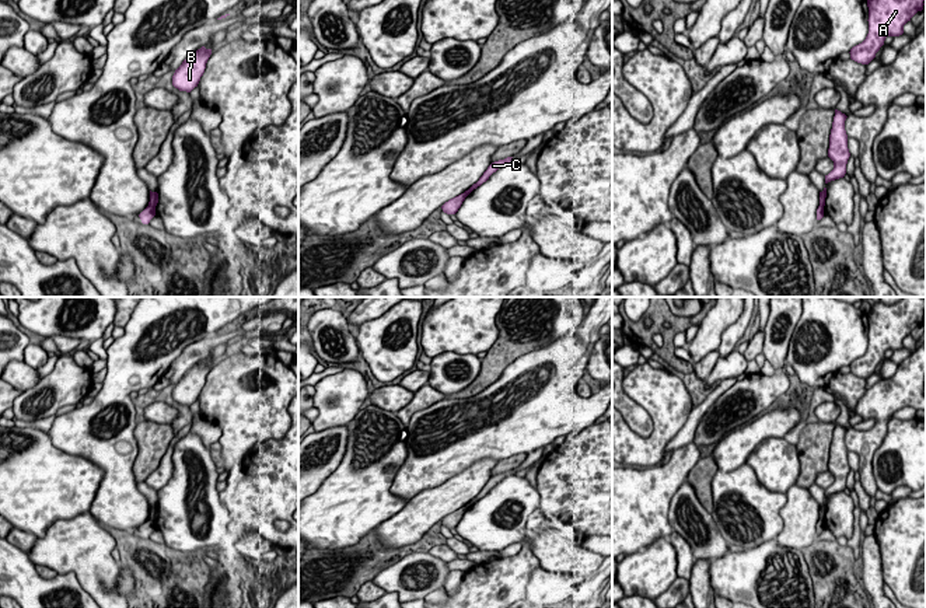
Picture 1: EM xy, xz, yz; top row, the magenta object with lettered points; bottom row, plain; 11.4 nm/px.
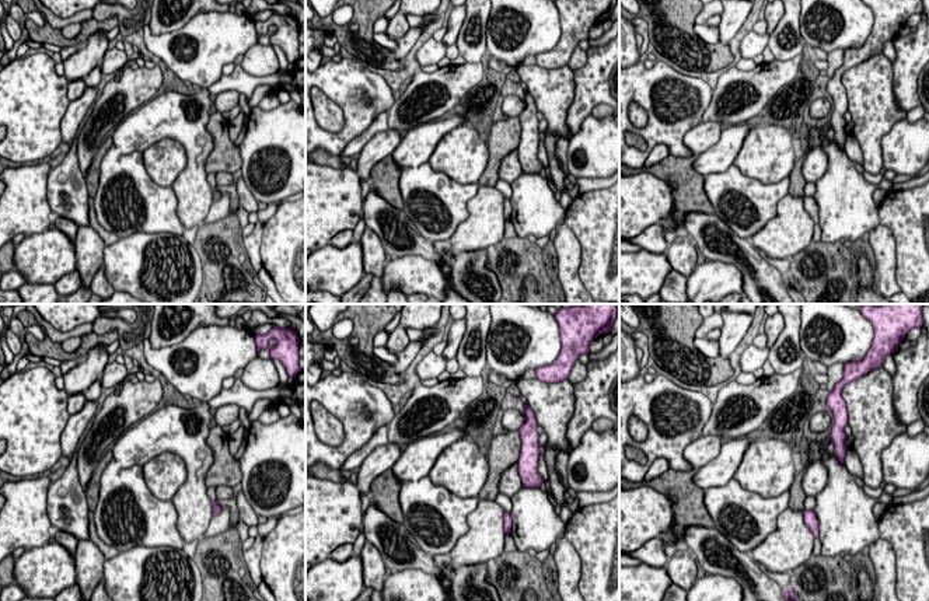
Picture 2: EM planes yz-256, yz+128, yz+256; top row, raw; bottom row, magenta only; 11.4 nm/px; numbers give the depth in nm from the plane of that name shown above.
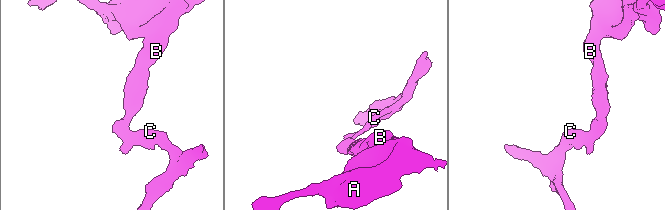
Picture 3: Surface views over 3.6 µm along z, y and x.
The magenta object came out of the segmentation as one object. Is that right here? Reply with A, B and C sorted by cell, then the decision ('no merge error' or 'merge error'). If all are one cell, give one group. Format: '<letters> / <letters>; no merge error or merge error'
A B / C; merge error

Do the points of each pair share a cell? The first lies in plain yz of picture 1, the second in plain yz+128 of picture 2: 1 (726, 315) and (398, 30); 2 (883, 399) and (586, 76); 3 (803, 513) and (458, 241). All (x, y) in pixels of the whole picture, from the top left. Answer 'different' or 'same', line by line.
1: same
2: same
3: same

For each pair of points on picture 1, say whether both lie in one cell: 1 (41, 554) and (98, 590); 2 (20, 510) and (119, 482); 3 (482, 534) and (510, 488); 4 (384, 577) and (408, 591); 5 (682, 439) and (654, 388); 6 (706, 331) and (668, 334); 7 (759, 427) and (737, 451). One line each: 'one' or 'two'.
1: one
2: two
3: one
4: one
5: two
6: two
7: one

